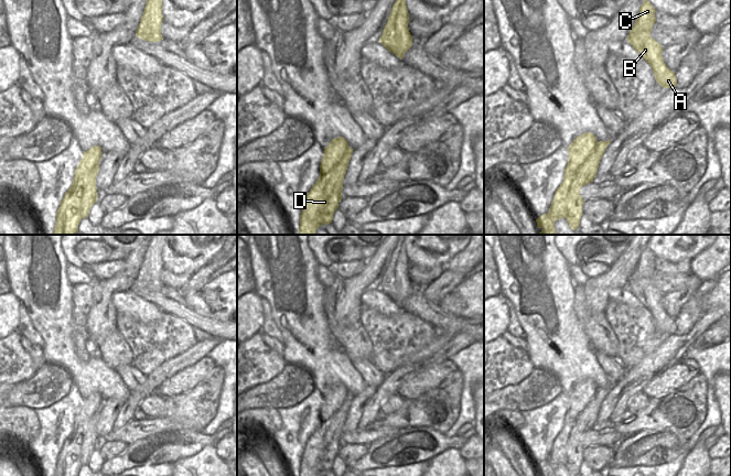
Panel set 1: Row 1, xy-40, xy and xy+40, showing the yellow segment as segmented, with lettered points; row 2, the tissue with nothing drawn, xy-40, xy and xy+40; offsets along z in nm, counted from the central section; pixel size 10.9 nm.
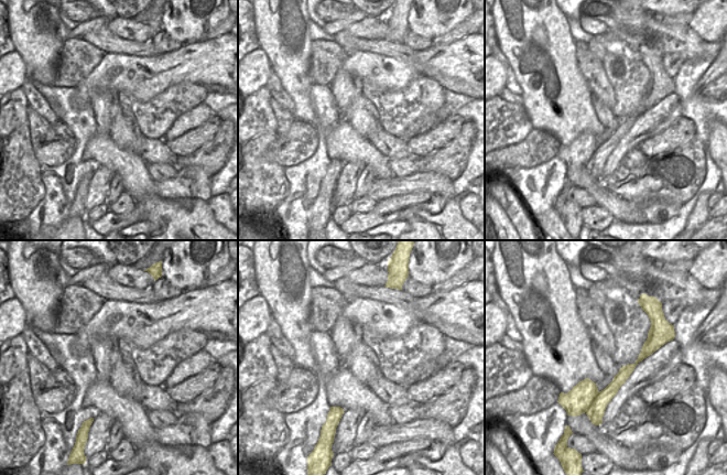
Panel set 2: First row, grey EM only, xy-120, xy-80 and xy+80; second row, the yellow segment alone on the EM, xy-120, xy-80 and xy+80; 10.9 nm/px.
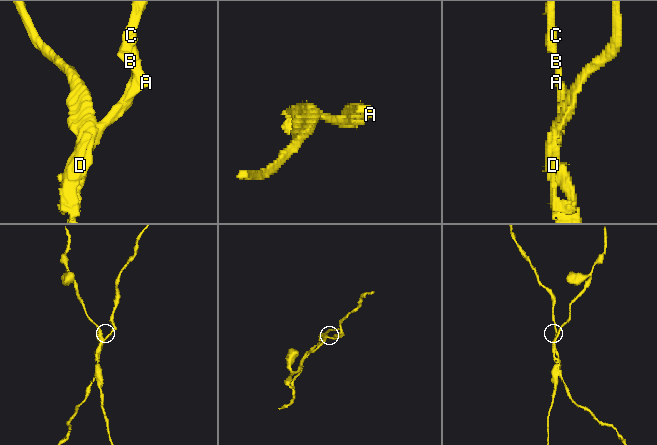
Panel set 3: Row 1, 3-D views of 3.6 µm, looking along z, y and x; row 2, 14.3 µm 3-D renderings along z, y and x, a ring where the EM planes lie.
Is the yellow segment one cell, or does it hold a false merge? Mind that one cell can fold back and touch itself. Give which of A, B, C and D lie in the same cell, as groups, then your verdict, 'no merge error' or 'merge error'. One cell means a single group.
groups A B C / D; merge error

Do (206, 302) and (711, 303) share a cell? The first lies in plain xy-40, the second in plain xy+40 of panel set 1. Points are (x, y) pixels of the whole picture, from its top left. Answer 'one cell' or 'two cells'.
one cell

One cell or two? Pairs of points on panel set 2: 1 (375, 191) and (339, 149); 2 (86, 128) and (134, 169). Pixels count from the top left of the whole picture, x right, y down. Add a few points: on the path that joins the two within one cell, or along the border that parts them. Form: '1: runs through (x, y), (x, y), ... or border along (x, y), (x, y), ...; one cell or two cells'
1: border along (394, 176), (375, 180); two cells
2: border along (96, 133), (85, 146), (84, 159); two cells

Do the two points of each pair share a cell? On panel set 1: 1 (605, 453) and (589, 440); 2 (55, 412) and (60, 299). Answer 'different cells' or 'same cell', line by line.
1: different cells
2: different cells

